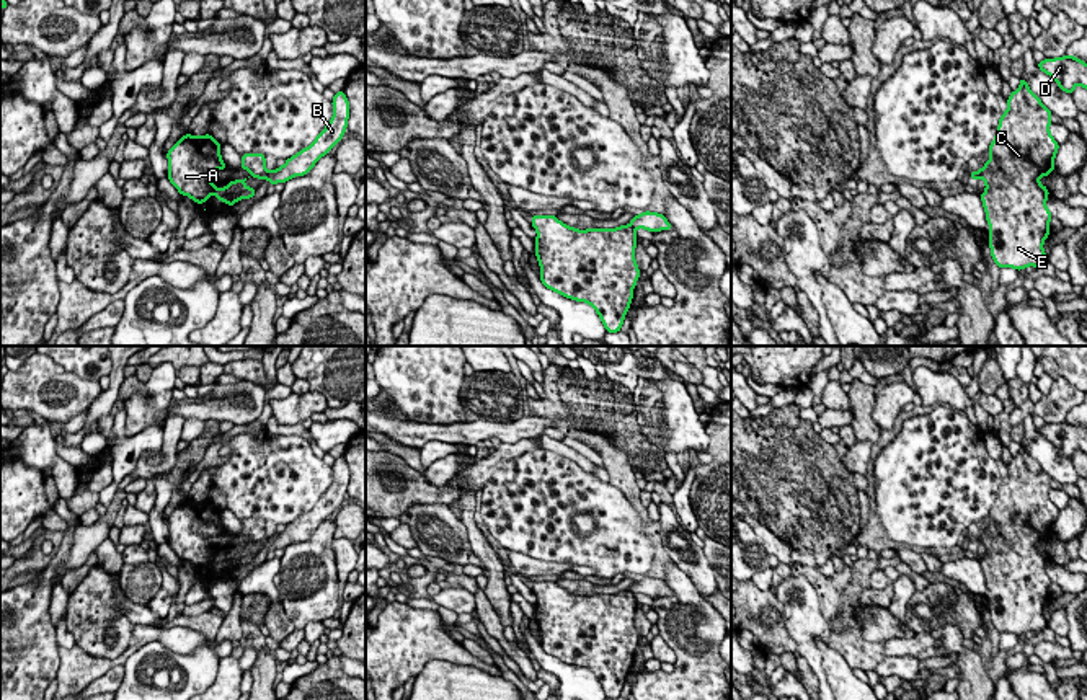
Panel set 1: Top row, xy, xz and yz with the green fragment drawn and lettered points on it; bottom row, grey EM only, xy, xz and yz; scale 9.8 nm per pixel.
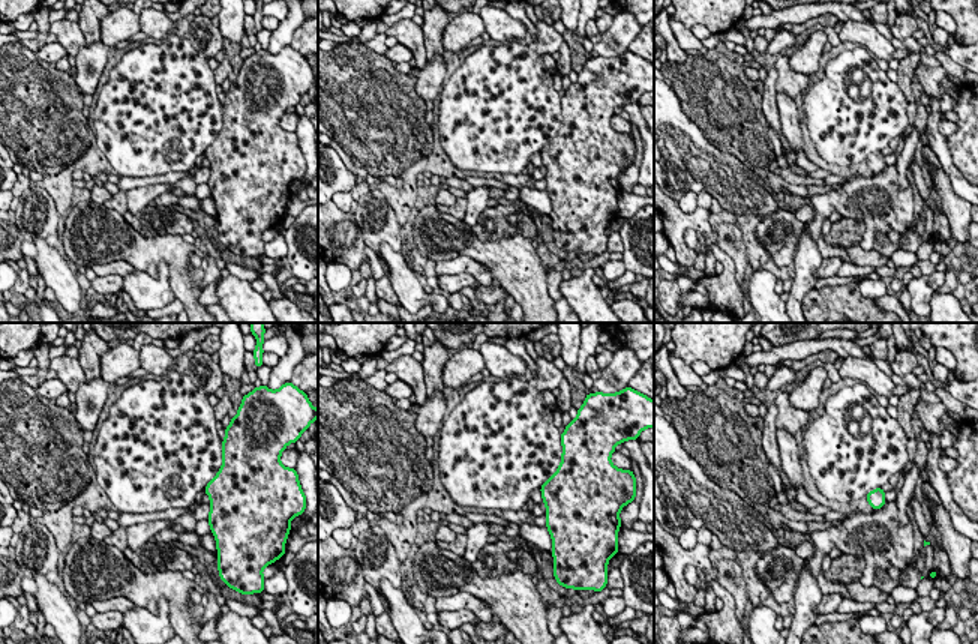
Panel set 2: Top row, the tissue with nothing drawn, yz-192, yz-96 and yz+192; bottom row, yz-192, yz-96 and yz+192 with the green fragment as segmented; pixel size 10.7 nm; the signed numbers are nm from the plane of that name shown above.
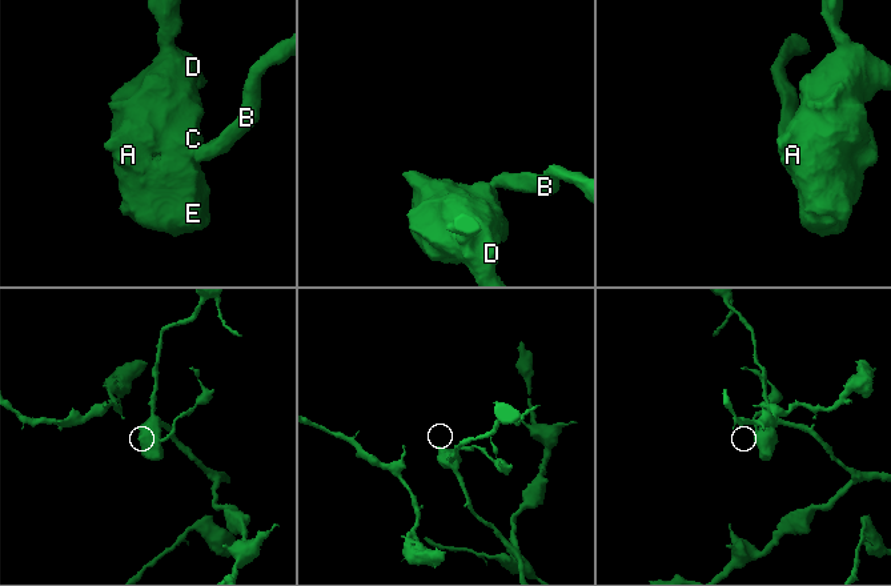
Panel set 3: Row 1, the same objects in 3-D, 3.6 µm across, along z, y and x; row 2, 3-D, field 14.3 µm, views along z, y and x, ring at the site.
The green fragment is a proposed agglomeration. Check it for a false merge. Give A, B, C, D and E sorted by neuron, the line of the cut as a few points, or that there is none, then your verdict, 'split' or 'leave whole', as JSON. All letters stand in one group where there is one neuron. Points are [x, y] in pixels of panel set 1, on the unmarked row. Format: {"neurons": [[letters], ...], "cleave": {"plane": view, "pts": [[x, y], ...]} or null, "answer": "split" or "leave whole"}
{"neurons": [["A", "C", "D", "E"], ["B"]], "cleave": {"plane": "xy", "pts": [[268, 539], [265, 542]]}, "answer": "split"}

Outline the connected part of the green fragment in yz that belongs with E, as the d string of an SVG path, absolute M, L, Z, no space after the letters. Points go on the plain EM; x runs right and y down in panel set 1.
M1023 442L1007 470L987 514L991 524L978 537L986 548L981 566L992 594L987 597L991 622L999 633L1040 635L1048 627L1043 607L1053 581L1046 573L1049 556L1038 543L1054 537L1059 509L1049 499L1053 478Z

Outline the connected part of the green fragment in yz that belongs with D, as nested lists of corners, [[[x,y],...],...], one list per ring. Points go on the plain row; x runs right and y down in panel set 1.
[[[1074,421],[1046,423],[1043,428],[1036,428],[1036,431],[1069,460],[1072,460],[1077,450],[1087,455],[1087,429]]]

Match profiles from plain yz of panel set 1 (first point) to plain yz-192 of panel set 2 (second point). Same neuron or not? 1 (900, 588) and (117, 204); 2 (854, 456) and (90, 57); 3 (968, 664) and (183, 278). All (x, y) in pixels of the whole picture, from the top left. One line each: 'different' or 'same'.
1: different
2: same
3: same

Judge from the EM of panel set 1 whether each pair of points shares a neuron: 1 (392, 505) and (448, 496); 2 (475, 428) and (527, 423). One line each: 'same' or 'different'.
1: same
2: same

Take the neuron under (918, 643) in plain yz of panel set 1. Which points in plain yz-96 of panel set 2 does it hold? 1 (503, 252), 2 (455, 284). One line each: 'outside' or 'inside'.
1: outside
2: outside

